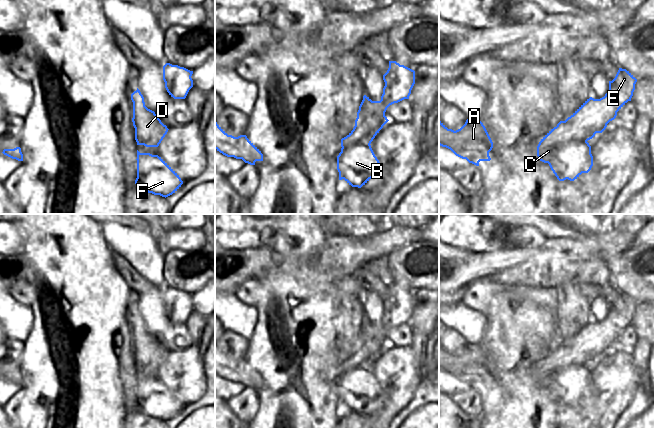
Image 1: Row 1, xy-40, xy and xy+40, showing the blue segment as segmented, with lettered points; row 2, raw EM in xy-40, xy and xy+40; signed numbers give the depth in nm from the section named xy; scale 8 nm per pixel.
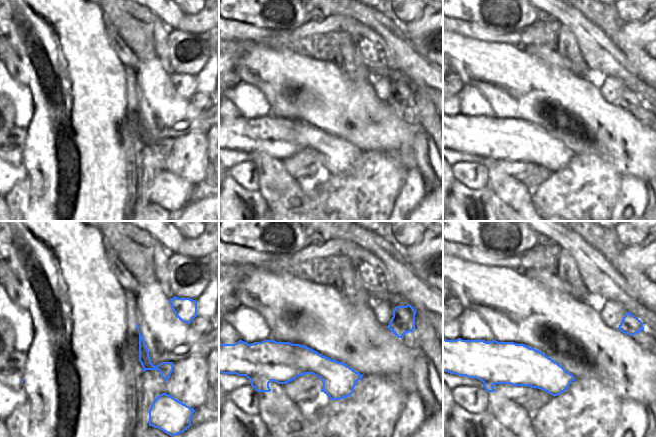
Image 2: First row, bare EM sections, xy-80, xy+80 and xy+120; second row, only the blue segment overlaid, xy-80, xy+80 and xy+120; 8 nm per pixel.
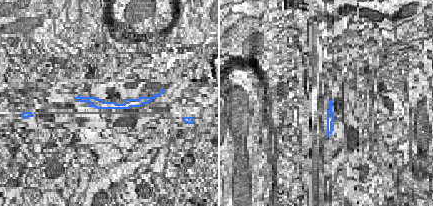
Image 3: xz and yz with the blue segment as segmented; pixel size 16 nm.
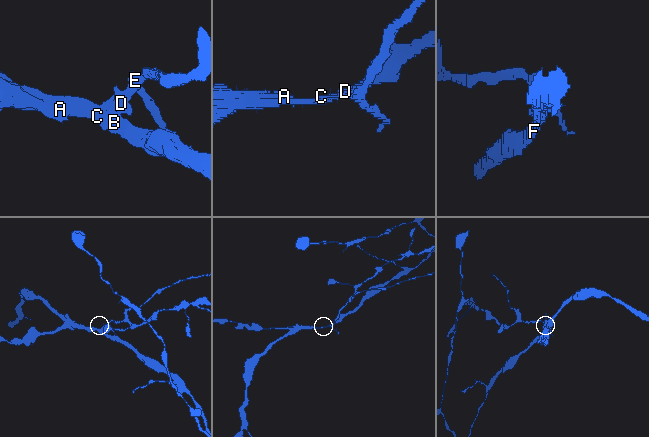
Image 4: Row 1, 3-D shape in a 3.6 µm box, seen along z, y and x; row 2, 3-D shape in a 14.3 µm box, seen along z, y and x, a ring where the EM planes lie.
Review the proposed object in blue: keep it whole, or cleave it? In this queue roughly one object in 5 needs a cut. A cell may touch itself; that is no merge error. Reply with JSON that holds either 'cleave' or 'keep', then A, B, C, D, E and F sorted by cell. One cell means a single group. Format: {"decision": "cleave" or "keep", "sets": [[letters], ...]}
{"decision": "cleave", "sets": [["A", "B", "C", "F"], ["D", "E"]]}

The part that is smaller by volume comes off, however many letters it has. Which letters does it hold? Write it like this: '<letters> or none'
D, E

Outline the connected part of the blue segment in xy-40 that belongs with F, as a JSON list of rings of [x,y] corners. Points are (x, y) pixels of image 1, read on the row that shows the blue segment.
[[[137,150],[135,184],[148,193],[168,197],[183,184],[179,175],[158,155]]]

